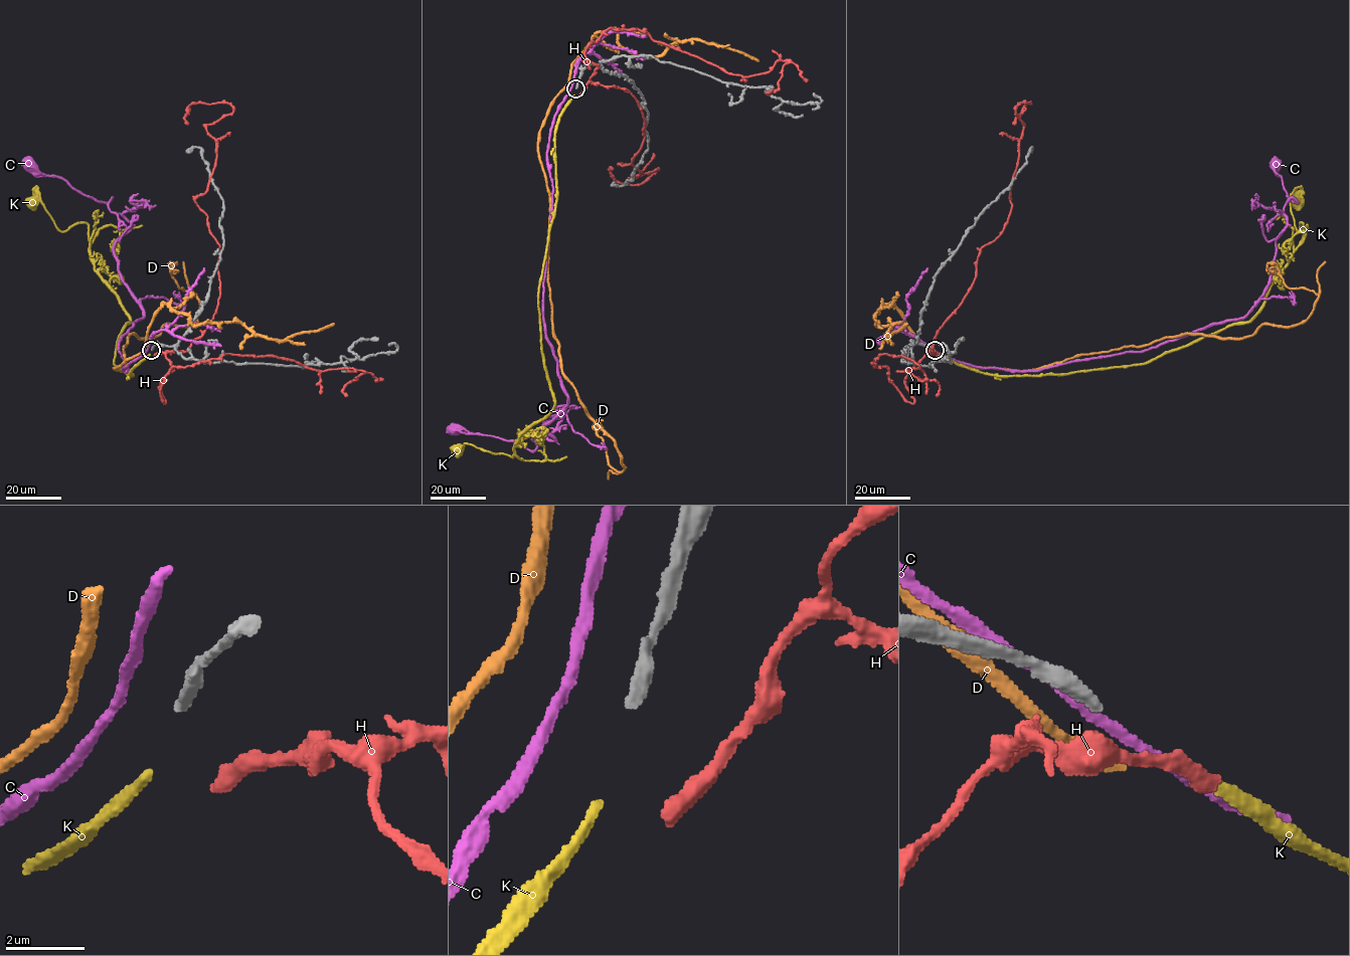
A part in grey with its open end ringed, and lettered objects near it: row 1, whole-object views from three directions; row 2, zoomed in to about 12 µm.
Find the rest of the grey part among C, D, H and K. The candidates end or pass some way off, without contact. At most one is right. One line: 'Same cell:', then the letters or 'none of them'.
Same cell: K

